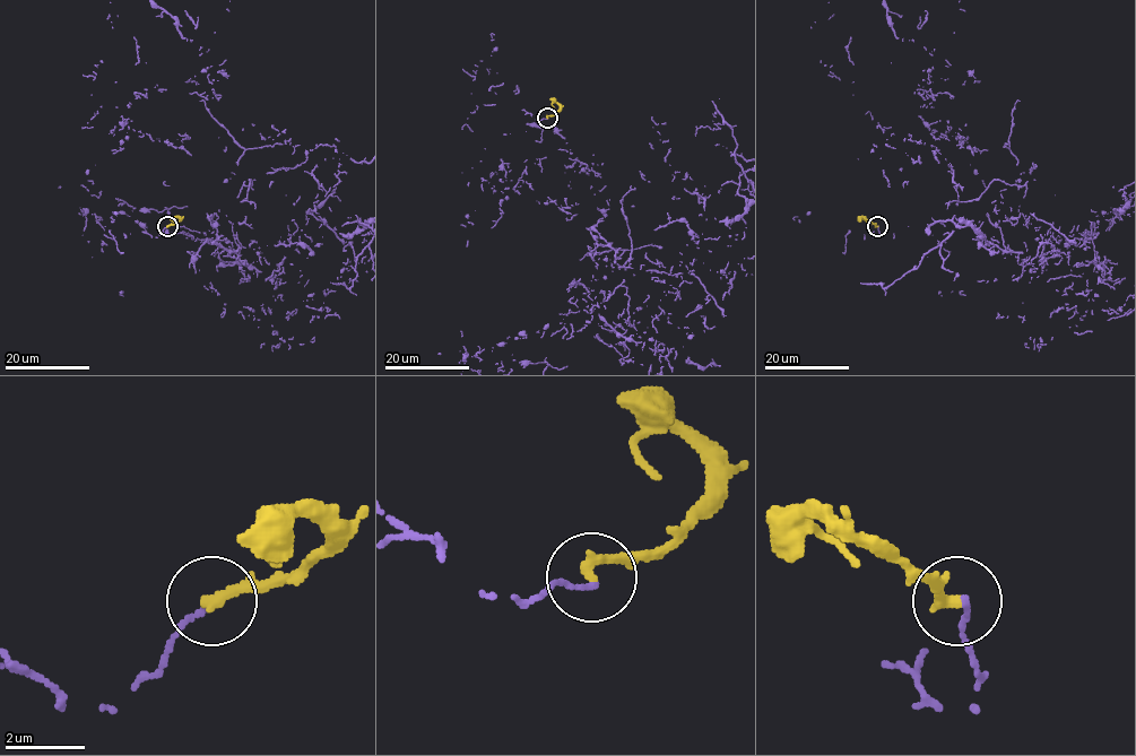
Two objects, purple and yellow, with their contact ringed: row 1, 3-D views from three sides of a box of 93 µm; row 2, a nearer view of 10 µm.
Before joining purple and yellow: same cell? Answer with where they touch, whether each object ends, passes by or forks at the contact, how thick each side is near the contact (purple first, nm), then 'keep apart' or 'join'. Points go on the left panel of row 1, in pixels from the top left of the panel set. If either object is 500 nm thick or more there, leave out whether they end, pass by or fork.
(167, 226) | purple ends | yellow ends | 140/300 nm | keep apart

